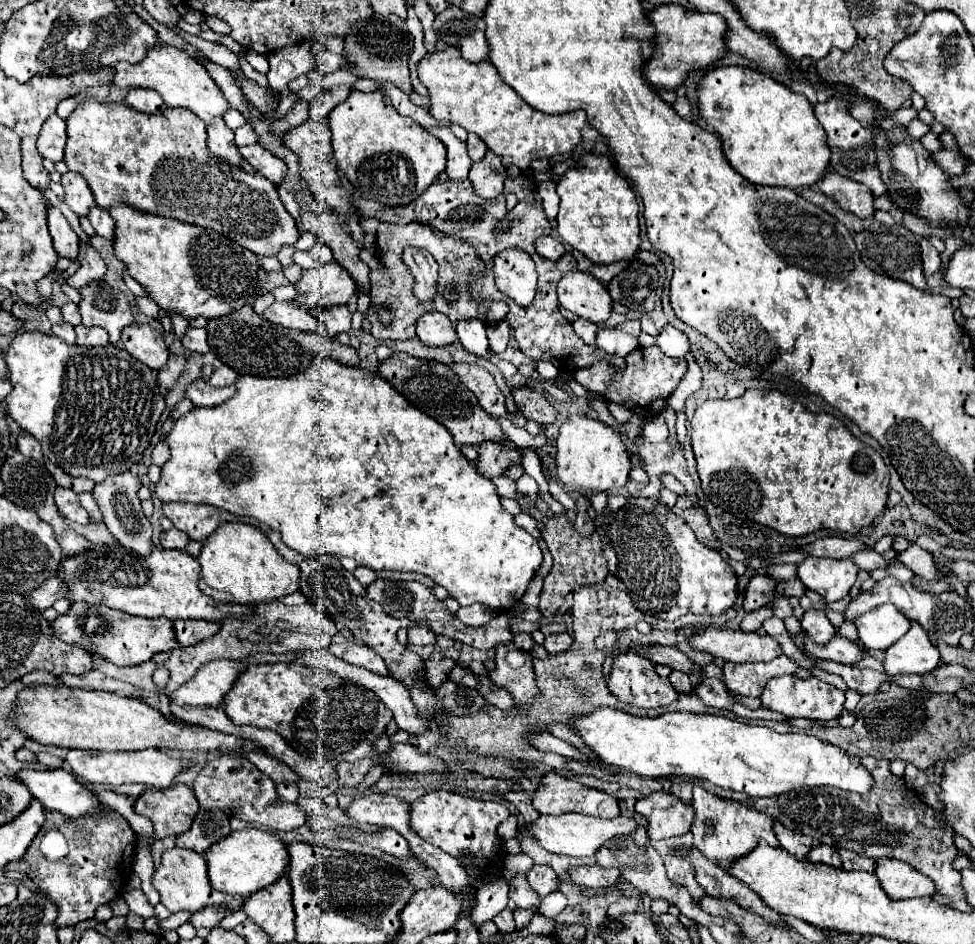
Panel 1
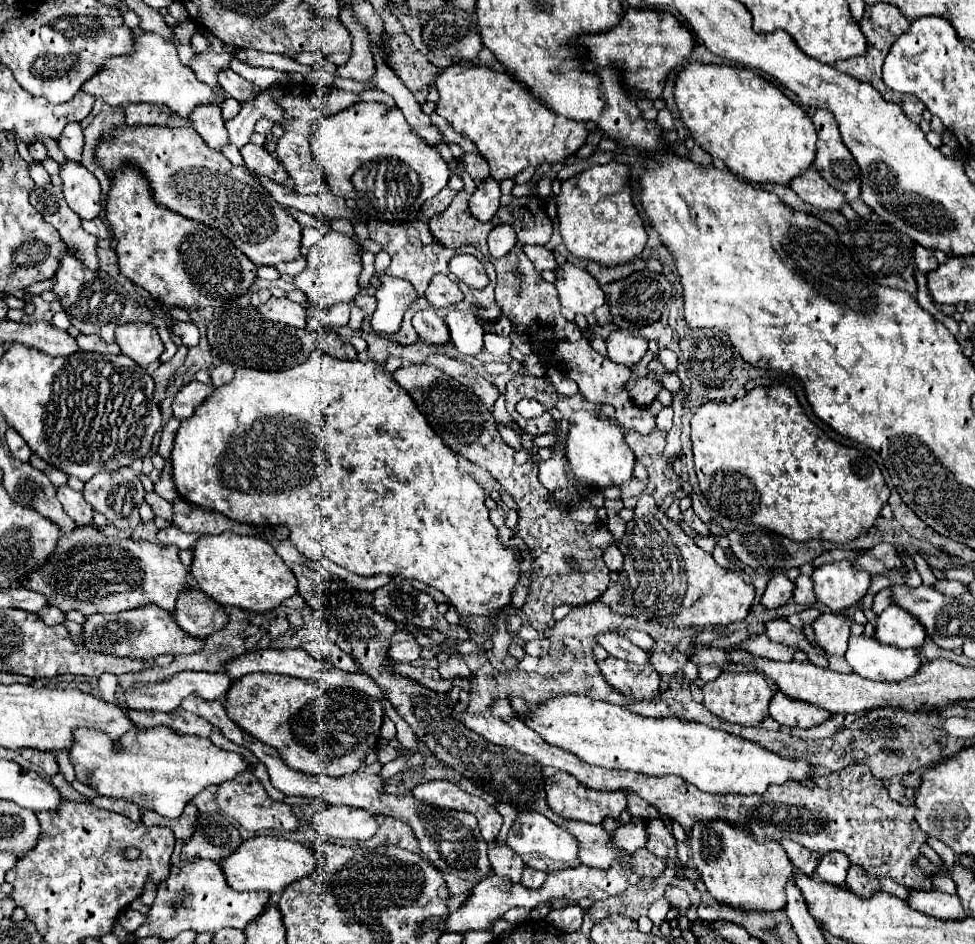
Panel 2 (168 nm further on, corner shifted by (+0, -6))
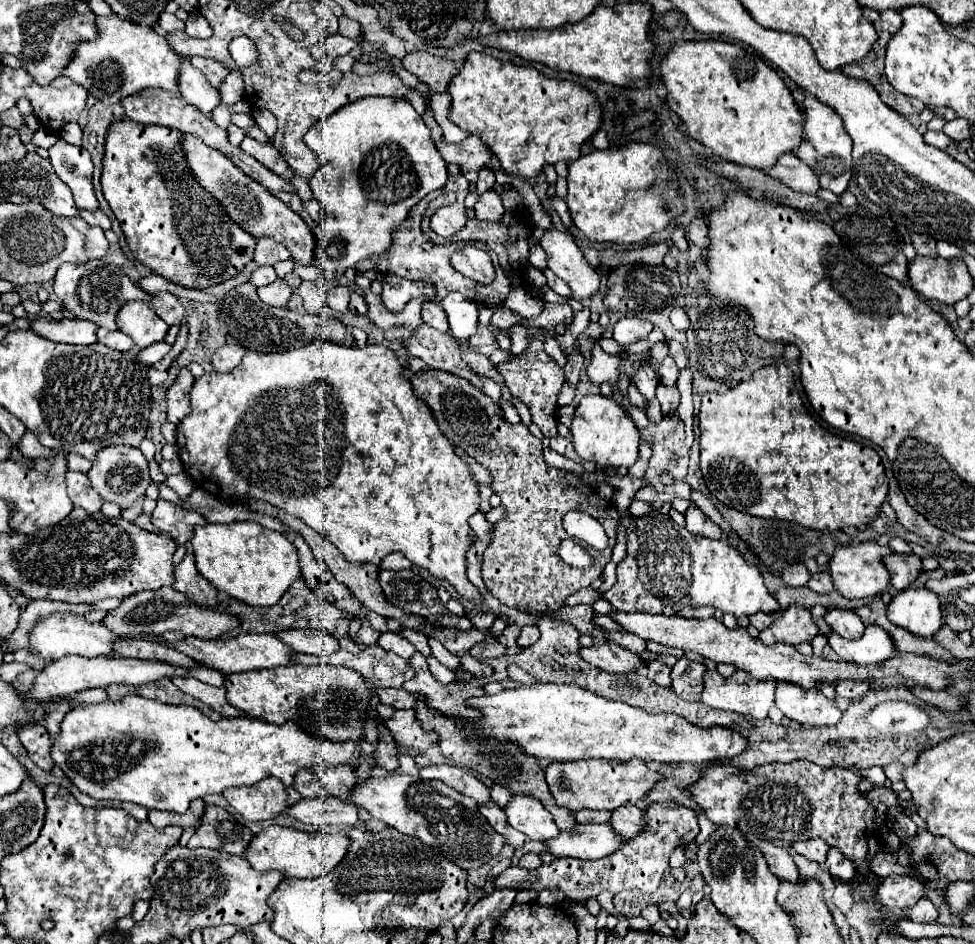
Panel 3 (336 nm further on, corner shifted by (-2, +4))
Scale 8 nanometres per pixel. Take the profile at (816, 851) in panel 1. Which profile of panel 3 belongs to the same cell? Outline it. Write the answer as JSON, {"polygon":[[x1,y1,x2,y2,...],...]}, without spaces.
{"polygon":[[830,849,830,851,828,851,826,865,828,865,830,875,832,875,834,879,842,879,842,881,848,883,848,881,852,881,852,877,856,875,854,863,852,863,848,857,844,857,838,849]]}

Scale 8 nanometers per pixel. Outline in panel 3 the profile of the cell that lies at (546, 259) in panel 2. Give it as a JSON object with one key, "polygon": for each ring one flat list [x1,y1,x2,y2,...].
{"polygon":[[538,243,530,249,528,261,530,261,530,265,536,267,536,269,546,269,546,255,544,255,544,249,542,249]]}

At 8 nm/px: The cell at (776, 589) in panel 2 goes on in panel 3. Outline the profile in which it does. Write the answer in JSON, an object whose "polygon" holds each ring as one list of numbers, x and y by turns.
{"polygon":[[802,563,788,565,788,567,782,571,782,581,784,581,784,585,788,585,788,587,806,587,810,577,812,577,812,573,810,573,810,571,806,569,806,565,802,565]]}

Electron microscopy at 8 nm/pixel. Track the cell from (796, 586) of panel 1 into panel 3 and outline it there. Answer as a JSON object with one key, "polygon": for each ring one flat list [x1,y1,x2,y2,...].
{"polygon":[[816,573,812,575,808,587,816,593,832,593,834,591,834,585,832,585,832,577,828,573]]}

